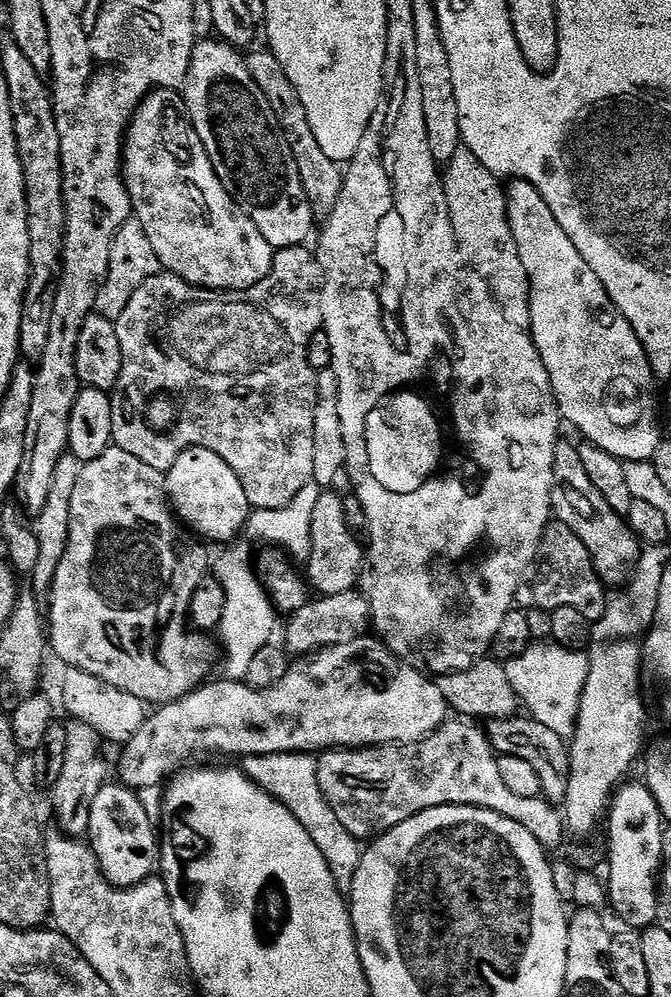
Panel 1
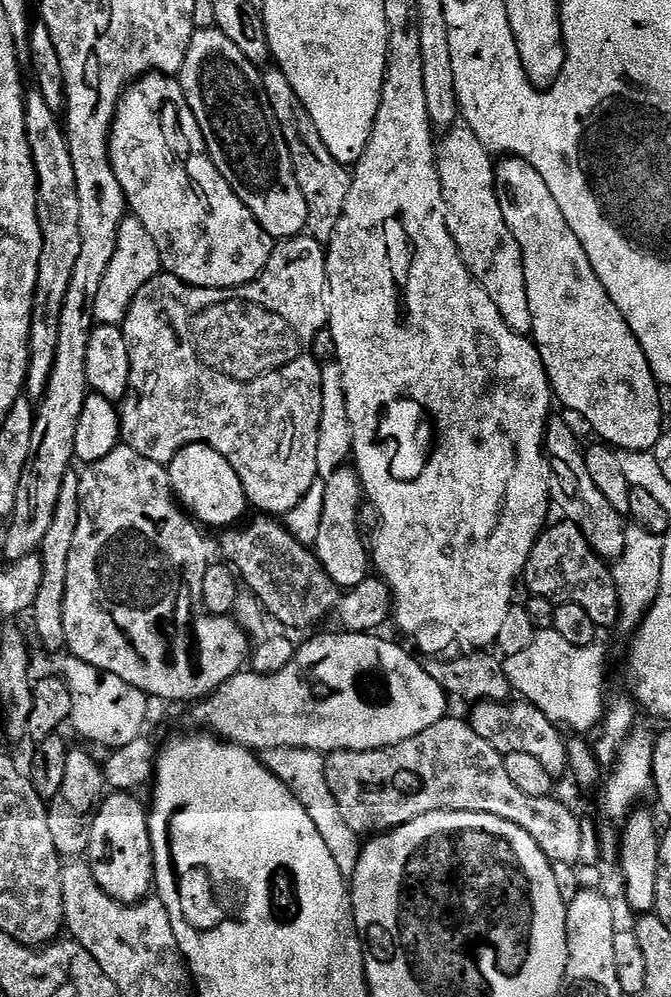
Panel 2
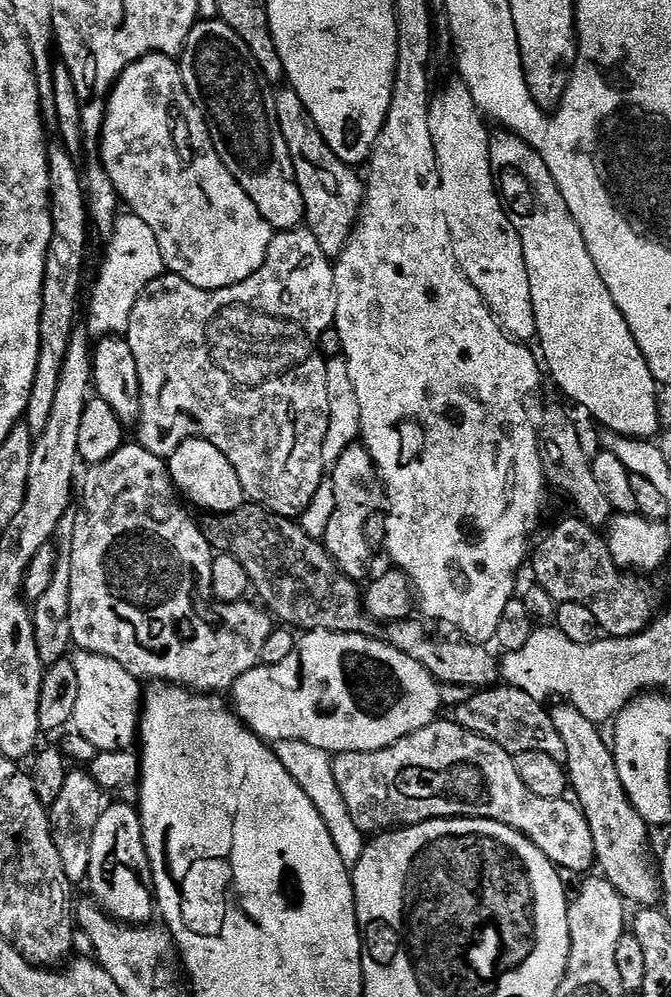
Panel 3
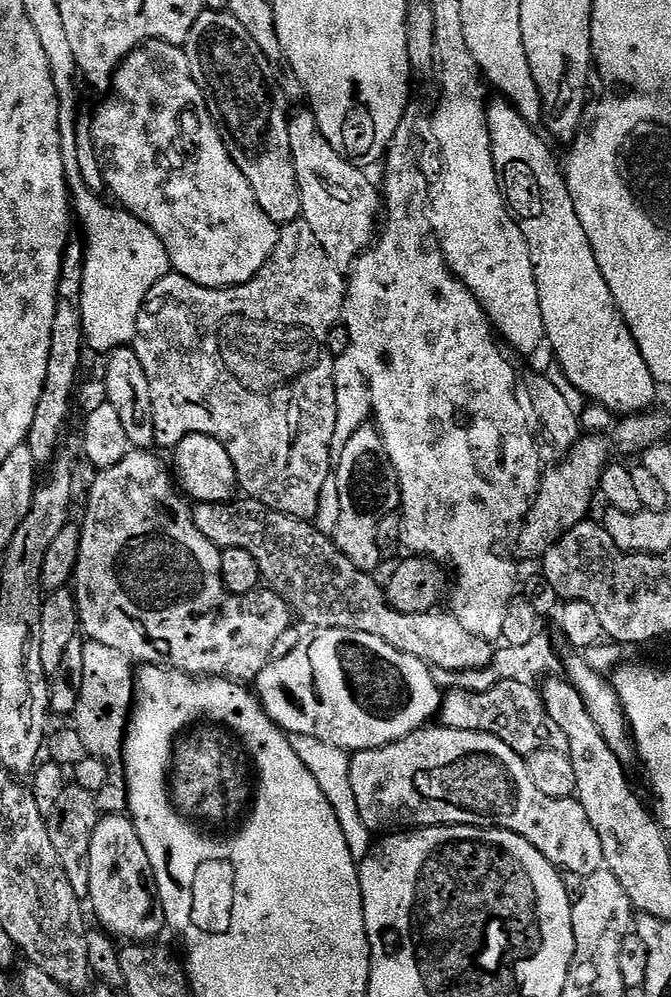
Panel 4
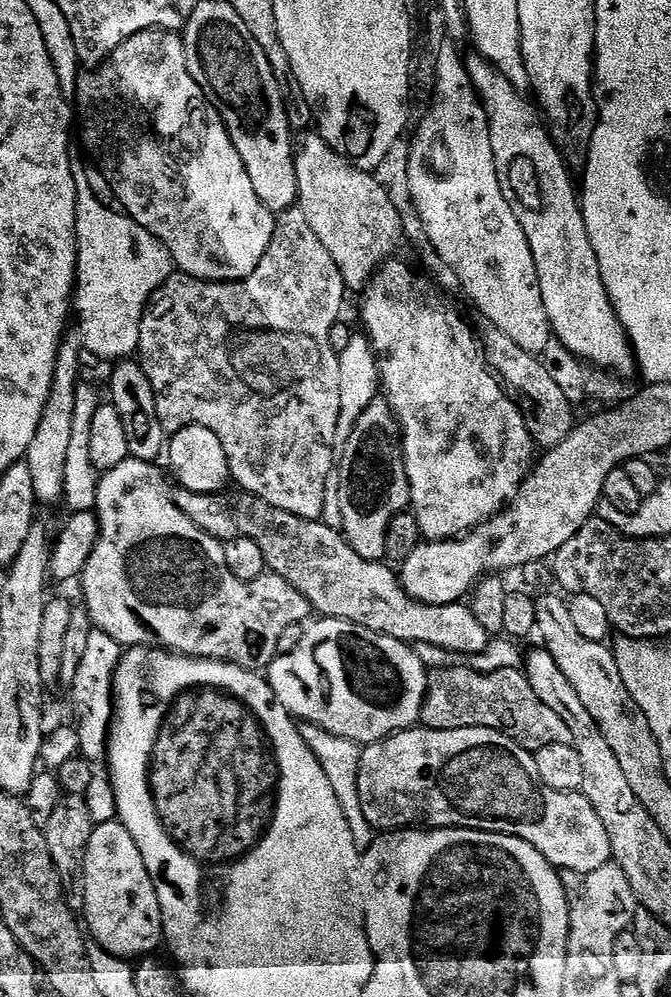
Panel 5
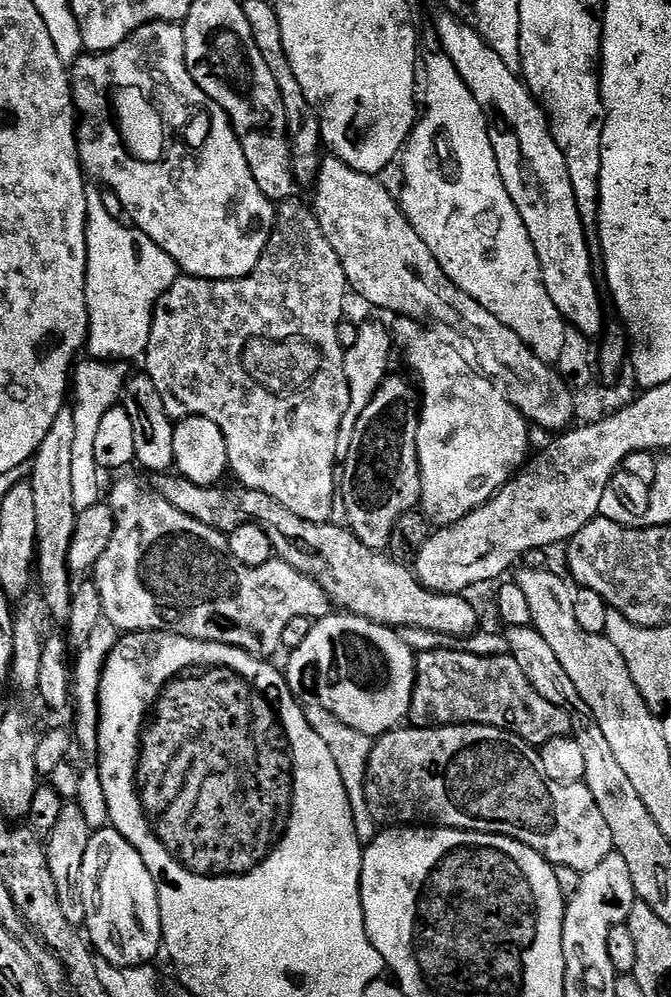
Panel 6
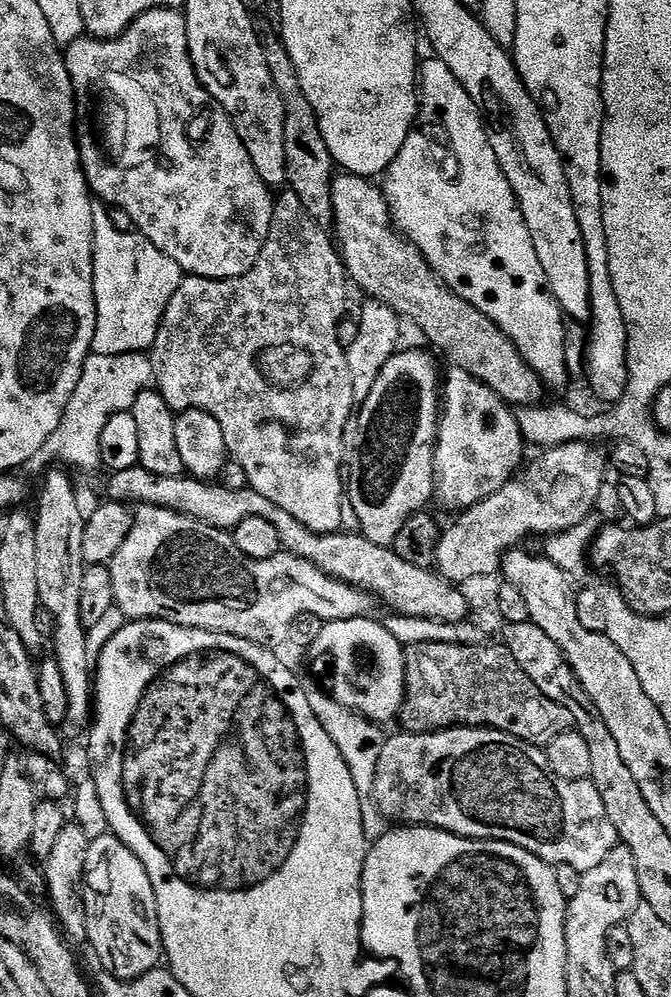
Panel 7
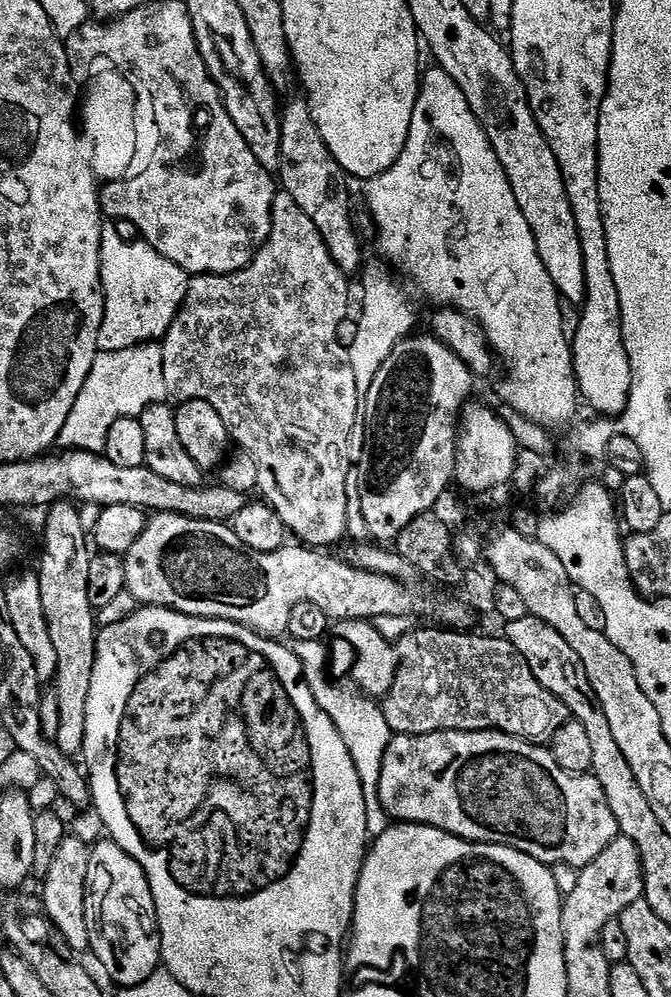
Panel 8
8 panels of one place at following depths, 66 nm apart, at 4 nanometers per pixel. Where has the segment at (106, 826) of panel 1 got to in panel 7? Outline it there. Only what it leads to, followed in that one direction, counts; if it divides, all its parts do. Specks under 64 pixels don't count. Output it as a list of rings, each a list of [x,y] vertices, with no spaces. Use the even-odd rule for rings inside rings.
[[[107,834],[91,841],[84,867],[84,905],[86,906],[87,943],[92,944],[103,971],[119,980],[137,980],[142,974],[153,972],[164,956],[164,943],[160,933],[160,919],[154,886],[142,862],[117,836]]]

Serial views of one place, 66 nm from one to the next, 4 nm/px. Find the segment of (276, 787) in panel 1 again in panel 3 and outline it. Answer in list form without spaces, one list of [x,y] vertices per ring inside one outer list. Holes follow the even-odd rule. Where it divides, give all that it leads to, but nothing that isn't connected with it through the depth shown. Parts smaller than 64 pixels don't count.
[[[289,740],[275,741],[274,751],[282,766],[286,766],[302,790],[306,790],[306,796],[314,802],[314,810],[322,814],[322,822],[326,822],[326,830],[330,830],[330,838],[334,838],[334,846],[338,846],[338,854],[342,854],[342,862],[354,866],[358,858],[362,858],[366,836],[358,826],[354,826],[354,818],[350,818],[350,810],[346,810],[346,798],[342,798],[342,790],[338,790],[338,782],[334,780],[333,757],[318,750],[318,746]]]

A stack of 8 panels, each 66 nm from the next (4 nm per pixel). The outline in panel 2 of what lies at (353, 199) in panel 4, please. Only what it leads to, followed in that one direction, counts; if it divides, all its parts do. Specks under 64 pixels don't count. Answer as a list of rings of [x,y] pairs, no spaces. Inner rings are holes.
[[[275,66],[269,67],[267,71],[262,76],[264,92],[268,96],[272,113],[276,115],[280,129],[284,132],[286,146],[290,150],[290,158],[294,162],[294,174],[298,178],[298,186],[302,190],[302,198],[306,198],[307,231],[314,239],[327,242],[332,239],[332,234],[336,231],[340,221],[340,215],[344,213],[352,177],[349,169],[345,165],[339,164],[334,158],[334,154],[330,154],[330,150],[326,150],[326,142],[322,142],[322,134],[318,134],[318,126],[314,126],[314,118],[310,118],[306,106],[302,106],[298,94],[294,94],[294,86],[290,86],[286,74],[282,74],[280,69]]]

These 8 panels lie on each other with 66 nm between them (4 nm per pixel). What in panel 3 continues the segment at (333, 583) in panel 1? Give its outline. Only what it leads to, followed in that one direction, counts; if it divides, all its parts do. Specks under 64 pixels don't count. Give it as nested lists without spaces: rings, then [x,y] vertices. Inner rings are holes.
[[[357,442],[350,445],[342,458],[338,458],[338,462],[330,468],[330,483],[334,486],[336,509],[334,516],[330,518],[330,526],[326,526],[322,543],[325,550],[332,555],[336,567],[357,582],[363,581],[363,576],[368,572],[368,559],[372,556],[364,527],[379,508],[381,511],[386,500],[386,489],[380,478],[377,461],[374,456],[372,460],[372,455],[363,443]]]

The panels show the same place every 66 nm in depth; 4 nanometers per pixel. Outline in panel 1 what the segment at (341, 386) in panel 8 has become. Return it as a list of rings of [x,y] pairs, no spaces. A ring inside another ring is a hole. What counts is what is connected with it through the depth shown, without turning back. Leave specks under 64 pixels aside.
[[[311,247],[282,248],[273,255],[272,269],[262,282],[250,286],[241,292],[217,292],[215,288],[193,288],[182,278],[171,274],[161,274],[142,282],[138,290],[128,302],[122,314],[114,323],[116,337],[120,347],[120,375],[118,386],[113,388],[112,398],[112,444],[126,450],[126,454],[134,454],[134,458],[142,458],[146,466],[154,466],[154,470],[167,474],[170,466],[187,448],[205,448],[214,450],[234,474],[238,474],[238,482],[242,482],[242,490],[246,490],[246,498],[253,509],[265,508],[274,510],[286,506],[302,490],[302,486],[312,483],[314,474],[314,414],[316,413],[316,386],[318,372],[307,362],[307,348],[311,338],[322,328],[320,319],[320,294],[318,277],[321,275],[320,266],[316,262],[315,251]],[[136,388],[140,392],[149,392],[156,396],[164,392],[166,399],[172,403],[172,421],[168,428],[156,429],[146,421],[136,420]]]

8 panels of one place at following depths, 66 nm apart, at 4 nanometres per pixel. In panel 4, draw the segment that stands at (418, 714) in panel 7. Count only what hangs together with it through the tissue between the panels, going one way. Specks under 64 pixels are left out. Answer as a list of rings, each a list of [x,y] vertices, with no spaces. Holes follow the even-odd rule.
[[[509,680],[493,683],[493,688],[485,692],[452,692],[443,697],[438,713],[438,720],[443,727],[454,730],[474,730],[485,732],[510,746],[510,750],[528,757],[531,752],[543,748],[568,751],[568,739],[544,708],[541,693],[529,684],[519,684]]]

